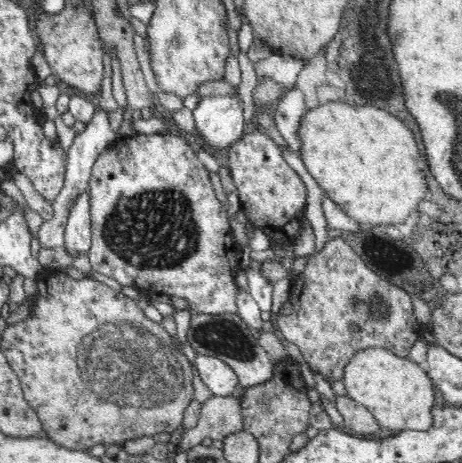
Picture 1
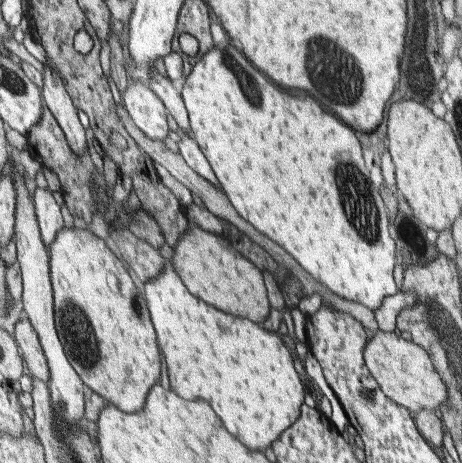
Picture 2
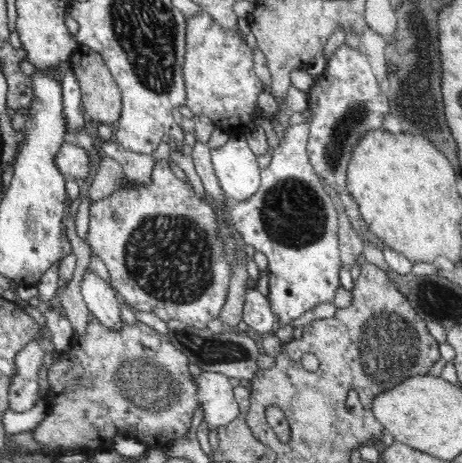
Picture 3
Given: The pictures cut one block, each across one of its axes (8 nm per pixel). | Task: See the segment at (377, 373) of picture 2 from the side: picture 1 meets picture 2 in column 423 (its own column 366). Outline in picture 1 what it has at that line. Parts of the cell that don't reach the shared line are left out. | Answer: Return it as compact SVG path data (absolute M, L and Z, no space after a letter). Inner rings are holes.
M366 348L356 352L354 360L344 366L344 384L350 392L350 398L362 404L388 432L406 432L416 430L424 432L434 426L432 410L438 404L434 380L422 366L410 358L400 358L398 354L382 348Z

